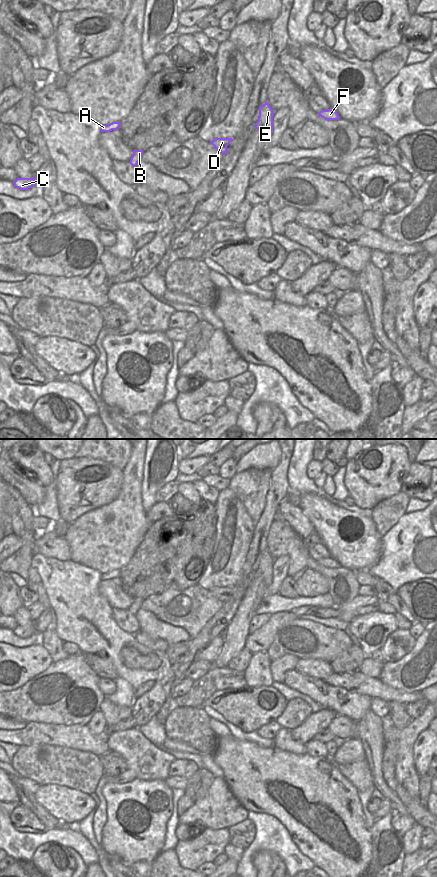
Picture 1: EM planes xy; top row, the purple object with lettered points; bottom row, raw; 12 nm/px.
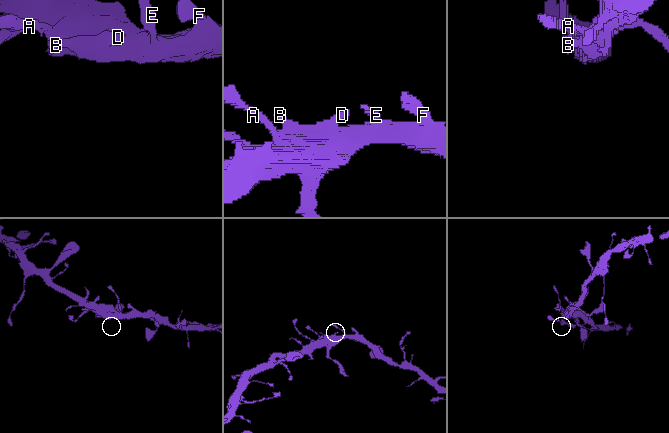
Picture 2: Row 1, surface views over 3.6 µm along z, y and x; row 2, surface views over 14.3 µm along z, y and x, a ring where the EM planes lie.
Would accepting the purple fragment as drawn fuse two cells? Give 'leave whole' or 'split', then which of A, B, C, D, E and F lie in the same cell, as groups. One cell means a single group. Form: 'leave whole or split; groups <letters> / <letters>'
leave whole; groups A B C D E F

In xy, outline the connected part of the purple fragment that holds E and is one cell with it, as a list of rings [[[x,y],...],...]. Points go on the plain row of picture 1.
[[[266,551],[259,554],[259,565],[258,569],[255,571],[255,577],[261,579],[262,584],[267,589],[273,580],[273,562],[274,559],[270,553]]]

